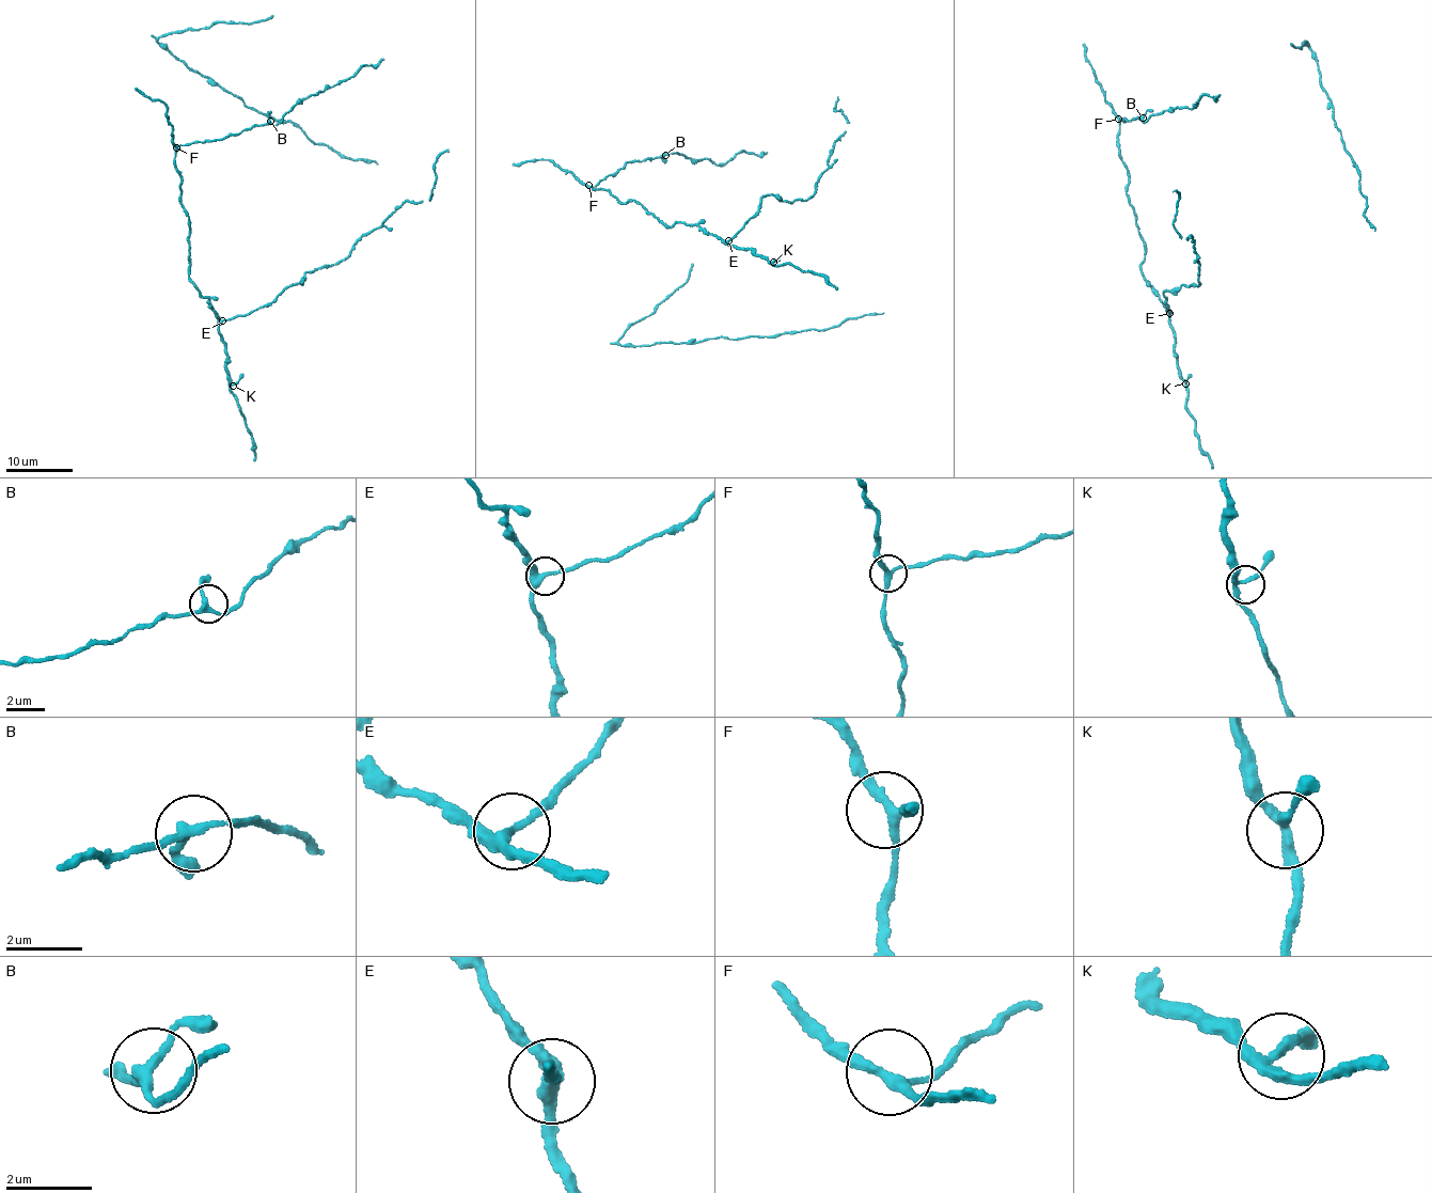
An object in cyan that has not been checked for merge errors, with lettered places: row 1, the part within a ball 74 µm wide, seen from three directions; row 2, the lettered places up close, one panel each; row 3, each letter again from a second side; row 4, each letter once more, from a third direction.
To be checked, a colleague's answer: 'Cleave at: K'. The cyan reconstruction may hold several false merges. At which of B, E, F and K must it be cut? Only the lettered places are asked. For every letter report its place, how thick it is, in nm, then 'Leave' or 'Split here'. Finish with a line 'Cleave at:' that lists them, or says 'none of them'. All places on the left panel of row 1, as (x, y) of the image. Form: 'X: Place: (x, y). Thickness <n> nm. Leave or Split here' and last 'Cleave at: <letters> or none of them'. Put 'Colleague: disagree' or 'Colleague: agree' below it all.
B: Place: (270, 121). Thickness 200 nm. Leave
E: Place: (222, 320). Thickness 320 nm. Leave
F: Place: (176, 147). Thickness 220 nm. Leave
K: Place: (233, 386). Thickness 200 nm. Leave
Cleave at: none of them
Colleague: disagree

